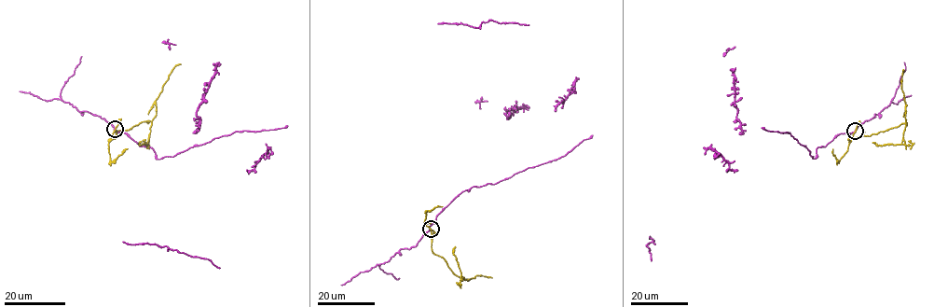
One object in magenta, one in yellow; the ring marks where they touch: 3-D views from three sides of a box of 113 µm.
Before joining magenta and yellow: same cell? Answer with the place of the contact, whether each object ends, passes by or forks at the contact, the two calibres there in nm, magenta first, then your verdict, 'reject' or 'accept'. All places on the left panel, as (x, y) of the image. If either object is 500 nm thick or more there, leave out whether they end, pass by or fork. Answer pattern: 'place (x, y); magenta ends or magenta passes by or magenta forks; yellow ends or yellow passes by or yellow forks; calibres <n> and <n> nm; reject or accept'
place (115, 129); magenta passes by; yellow passes by; calibres 220 and 200 nm; reject

